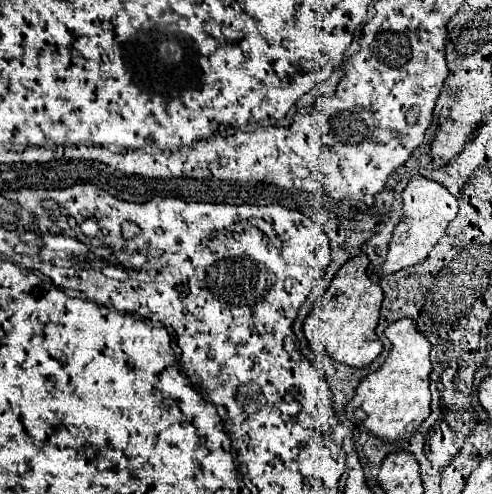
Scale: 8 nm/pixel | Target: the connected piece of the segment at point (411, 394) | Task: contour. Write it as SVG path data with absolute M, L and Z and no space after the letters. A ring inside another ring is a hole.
M398 319L384 329L384 335L392 343L390 355L384 365L372 375L364 377L354 391L354 397L344 405L348 419L358 419L358 409L364 413L362 425L386 443L396 443L400 439L410 439L422 421L430 415L430 389L428 375L432 371L430 363L430 341L418 333L414 321Z

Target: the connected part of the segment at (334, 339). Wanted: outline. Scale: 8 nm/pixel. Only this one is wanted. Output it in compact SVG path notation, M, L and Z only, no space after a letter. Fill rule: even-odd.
M364 253L346 261L338 269L326 293L316 301L308 319L304 321L306 339L310 341L310 347L314 351L320 353L322 349L334 361L356 369L370 365L382 351L382 343L378 341L374 329L378 325L380 305L384 295L380 285L368 279L366 267L368 267L368 257Z

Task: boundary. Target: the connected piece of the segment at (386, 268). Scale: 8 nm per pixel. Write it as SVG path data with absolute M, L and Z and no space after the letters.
M414 175L408 183L408 187L402 191L402 219L394 227L392 239L388 243L388 257L384 265L380 267L382 273L396 273L404 267L416 265L428 257L432 247L440 241L444 235L448 223L456 217L458 213L458 201L456 197L440 183L430 181L422 175Z

